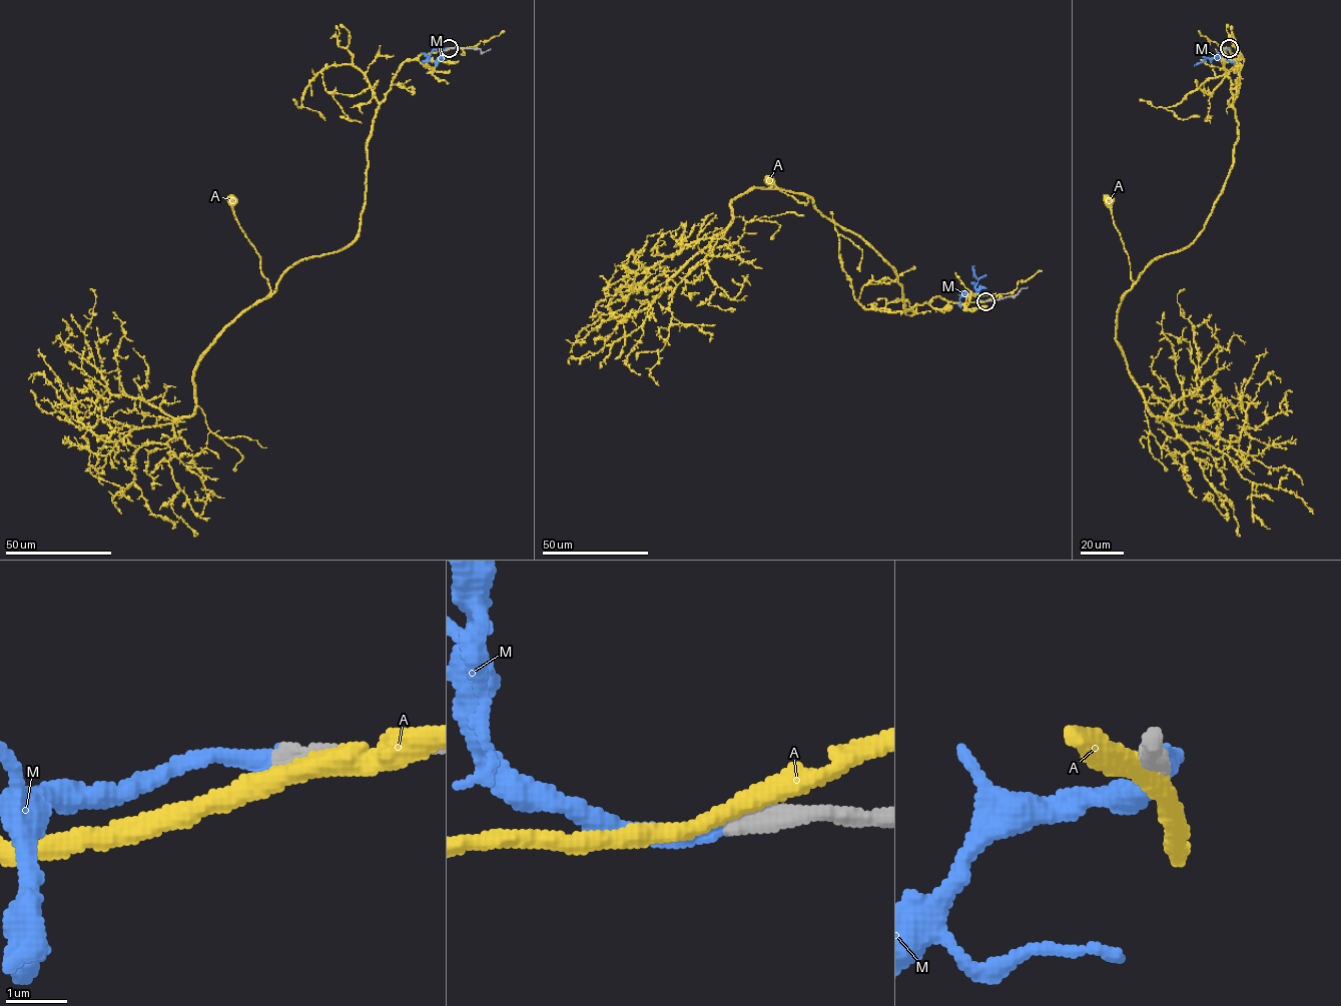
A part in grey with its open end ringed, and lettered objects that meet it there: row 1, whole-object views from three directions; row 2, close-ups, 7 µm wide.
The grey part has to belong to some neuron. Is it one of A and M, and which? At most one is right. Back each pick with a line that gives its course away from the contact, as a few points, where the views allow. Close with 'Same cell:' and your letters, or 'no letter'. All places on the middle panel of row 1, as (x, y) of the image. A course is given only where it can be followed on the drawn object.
M: it runs (986, 300), (977, 297), (973, 265)
Same cell: M

